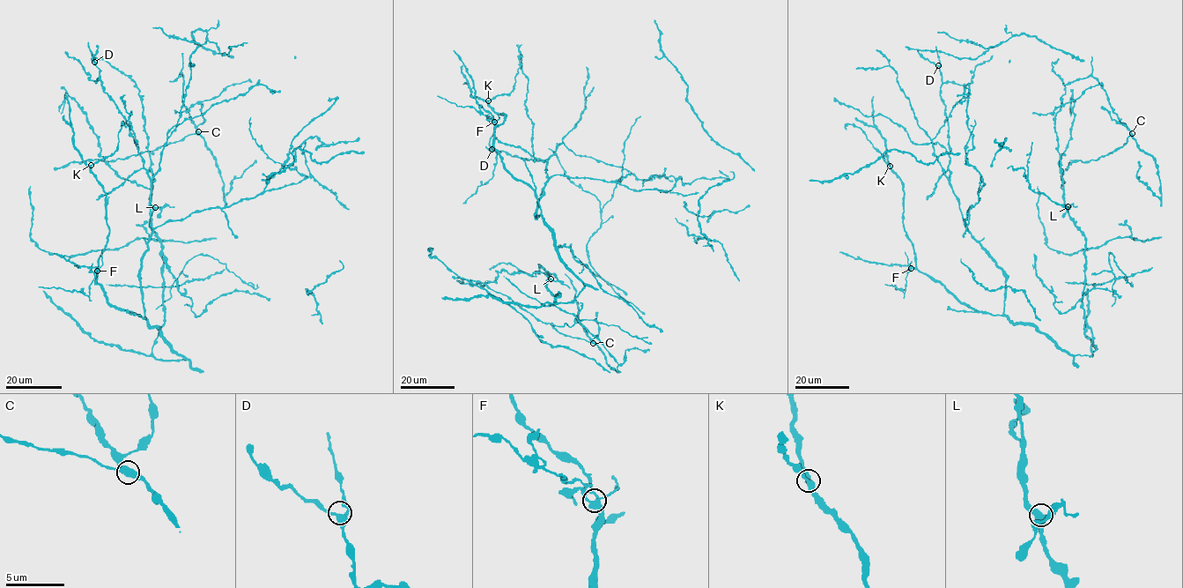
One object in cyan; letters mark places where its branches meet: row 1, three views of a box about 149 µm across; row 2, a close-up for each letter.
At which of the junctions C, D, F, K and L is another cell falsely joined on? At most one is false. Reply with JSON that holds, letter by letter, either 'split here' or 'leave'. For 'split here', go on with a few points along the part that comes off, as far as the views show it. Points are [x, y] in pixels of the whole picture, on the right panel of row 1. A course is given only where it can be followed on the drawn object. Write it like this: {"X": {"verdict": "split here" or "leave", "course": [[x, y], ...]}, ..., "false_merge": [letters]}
{"C": {"verdict": "leave"}, "D": {"verdict": "leave"}, "F": {"verdict": "split here", "course": [[911, 269], [905, 278], [905, 293], [895, 289], [896, 286], [884, 284]]}, "K": {"verdict": "leave"}, "L": {"verdict": "leave"}, "false_merge": ["F"]}

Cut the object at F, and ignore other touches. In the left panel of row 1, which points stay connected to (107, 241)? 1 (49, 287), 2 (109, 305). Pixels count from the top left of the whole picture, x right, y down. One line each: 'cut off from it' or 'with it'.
1: cut off from it
2: with it

